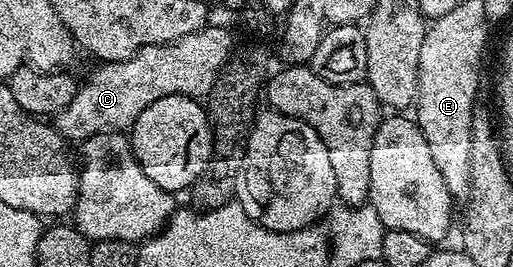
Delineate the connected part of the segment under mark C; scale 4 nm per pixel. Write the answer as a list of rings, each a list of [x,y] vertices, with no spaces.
[[[206,26],[169,44],[140,48],[129,60],[98,63],[98,68],[86,78],[85,84],[83,80],[69,105],[56,113],[51,123],[69,142],[84,142],[100,132],[132,129],[139,114],[159,98],[208,97],[217,77],[234,55],[232,52],[232,34],[225,28]]]

